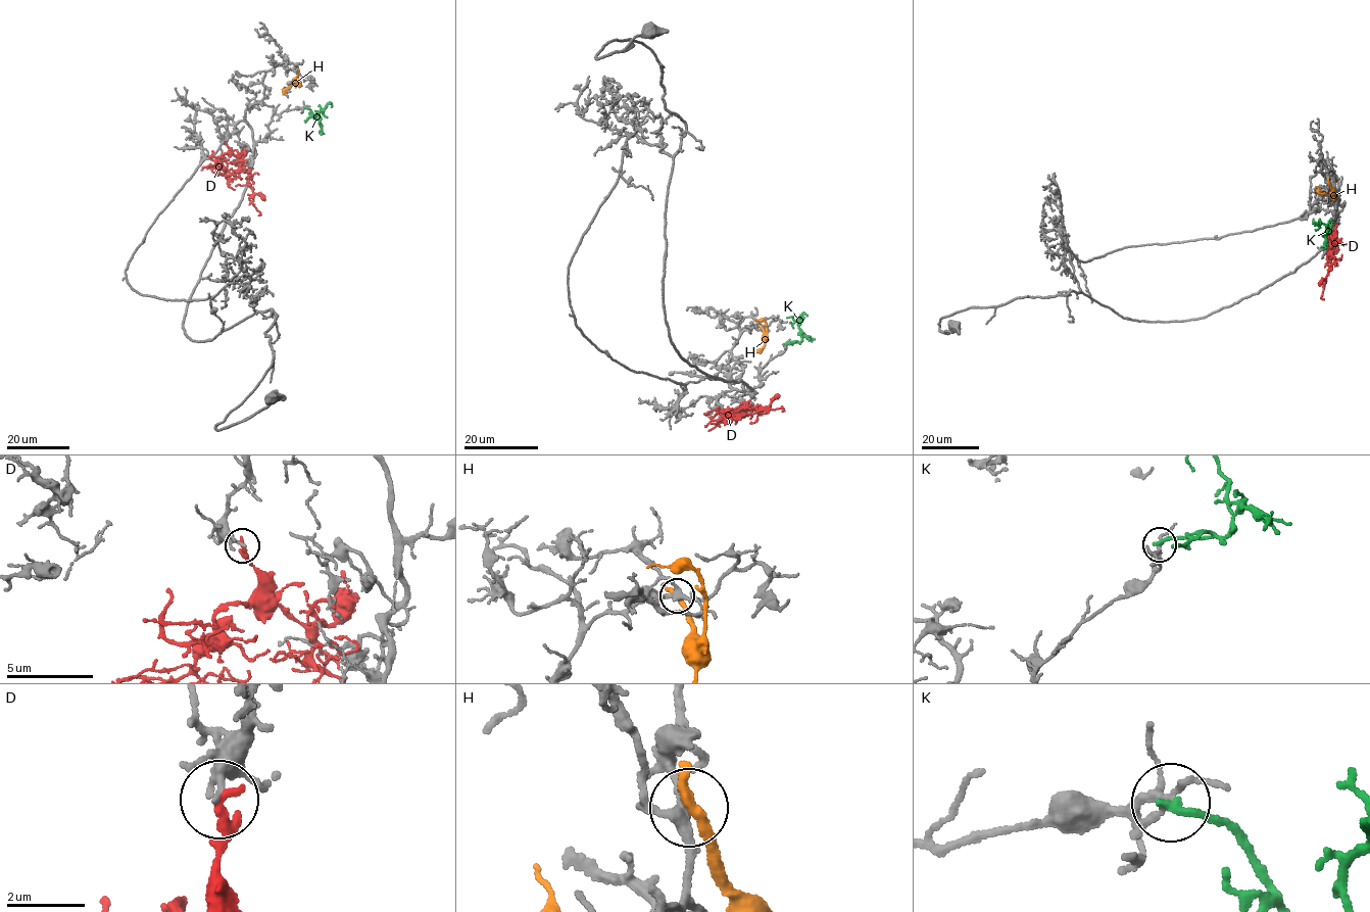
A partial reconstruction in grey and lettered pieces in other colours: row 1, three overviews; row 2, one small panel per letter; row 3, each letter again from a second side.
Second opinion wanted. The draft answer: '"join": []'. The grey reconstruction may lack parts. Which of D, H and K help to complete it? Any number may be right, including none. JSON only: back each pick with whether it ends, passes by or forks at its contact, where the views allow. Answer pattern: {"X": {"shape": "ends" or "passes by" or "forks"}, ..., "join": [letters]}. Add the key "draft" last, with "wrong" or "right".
{"join": [], "draft": "right"}

